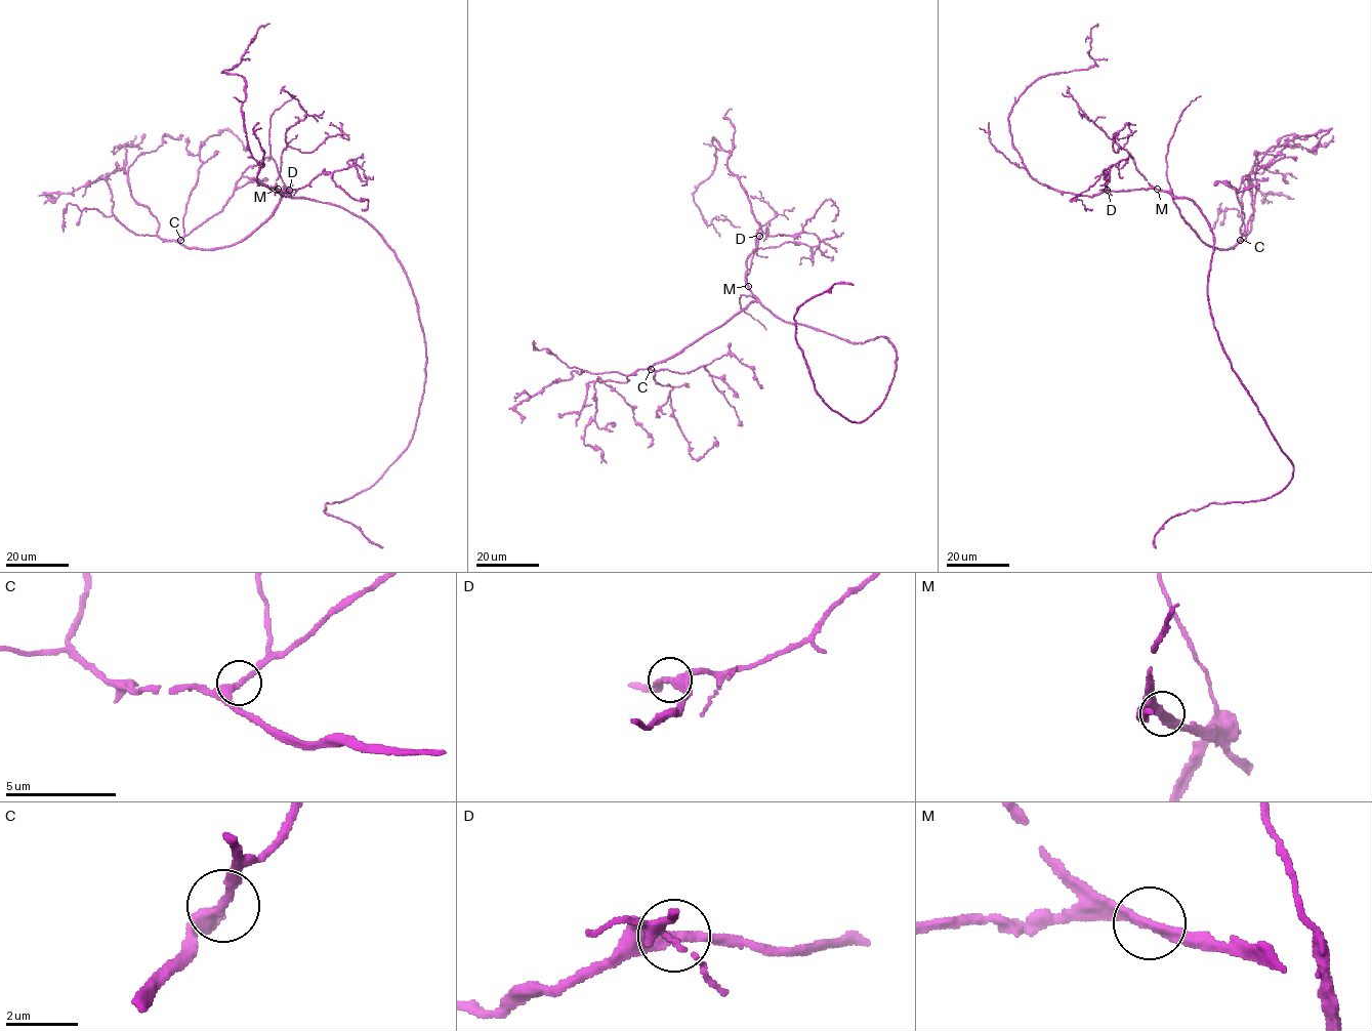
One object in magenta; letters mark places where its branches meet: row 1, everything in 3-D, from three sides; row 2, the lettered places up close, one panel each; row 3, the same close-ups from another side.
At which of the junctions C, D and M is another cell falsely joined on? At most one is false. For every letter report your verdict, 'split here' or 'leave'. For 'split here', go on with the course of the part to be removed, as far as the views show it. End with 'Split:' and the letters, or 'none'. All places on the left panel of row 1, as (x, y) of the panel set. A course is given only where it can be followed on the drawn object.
C: leave
D: leave
M: leave
Split: none

